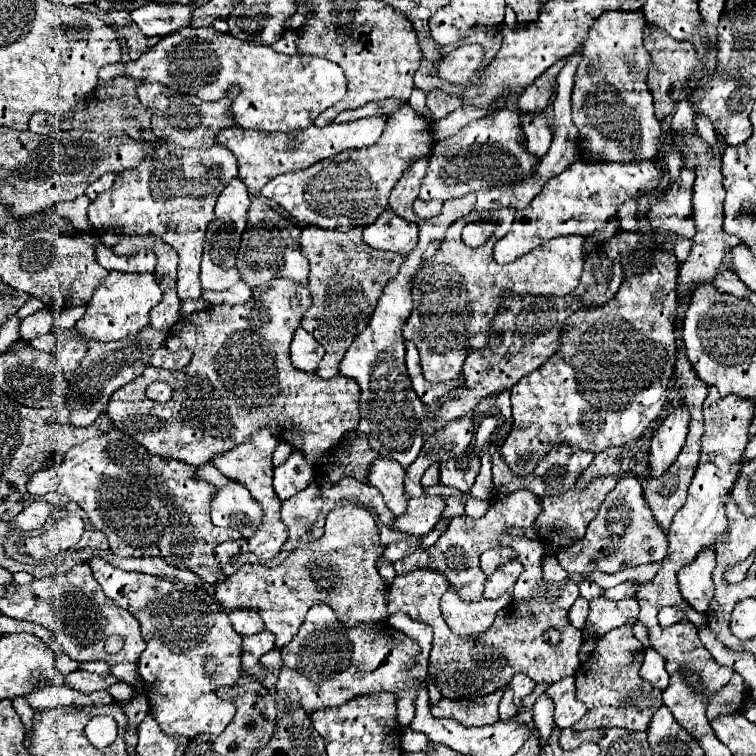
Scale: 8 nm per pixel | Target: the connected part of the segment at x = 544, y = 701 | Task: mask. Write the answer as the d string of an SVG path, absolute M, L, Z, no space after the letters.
M544 692L536 698L536 704L532 708L532 720L536 724L536 730L540 734L540 740L542 744L546 744L546 740L550 738L550 732L554 728L554 720L552 720L552 714L554 714L554 702L550 700L550 696Z

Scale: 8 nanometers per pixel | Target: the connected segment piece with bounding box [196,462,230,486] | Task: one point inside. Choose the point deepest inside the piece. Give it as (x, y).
(208, 473)

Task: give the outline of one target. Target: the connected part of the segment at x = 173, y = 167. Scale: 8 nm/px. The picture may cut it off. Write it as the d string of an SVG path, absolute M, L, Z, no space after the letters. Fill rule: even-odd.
M160 140L158 146L154 148L154 152L152 152L150 156L146 156L136 168L130 168L130 170L124 170L124 172L116 174L116 180L114 180L112 188L108 188L106 192L98 194L96 200L92 200L92 204L90 204L90 208L88 208L88 218L90 218L90 224L92 224L92 233L99 236L100 240L101 235L105 232L117 234L119 236L119 243L117 244L120 244L121 237L124 236L124 242L127 243L120 244L120 246L129 246L129 244L131 246L132 242L134 242L134 238L138 238L138 236L148 236L148 238L150 238L150 236L158 236L158 238L162 238L162 240L168 242L168 244L178 252L178 256L180 256L180 266L178 266L178 296L180 296L180 300L196 300L196 298L202 296L202 288L200 288L198 272L200 272L200 258L202 258L202 248L204 248L204 232L206 232L206 226L212 222L212 216L214 216L214 204L216 204L218 194L222 192L222 188L226 188L226 184L228 184L234 176L238 176L238 164L236 164L232 152L226 150L222 144L214 144L214 146L210 146L210 148L186 150L186 148L178 146L178 144L170 144L170 142Z

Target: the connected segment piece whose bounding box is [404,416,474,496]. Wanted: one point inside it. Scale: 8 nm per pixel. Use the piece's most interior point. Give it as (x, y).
(452, 440)

